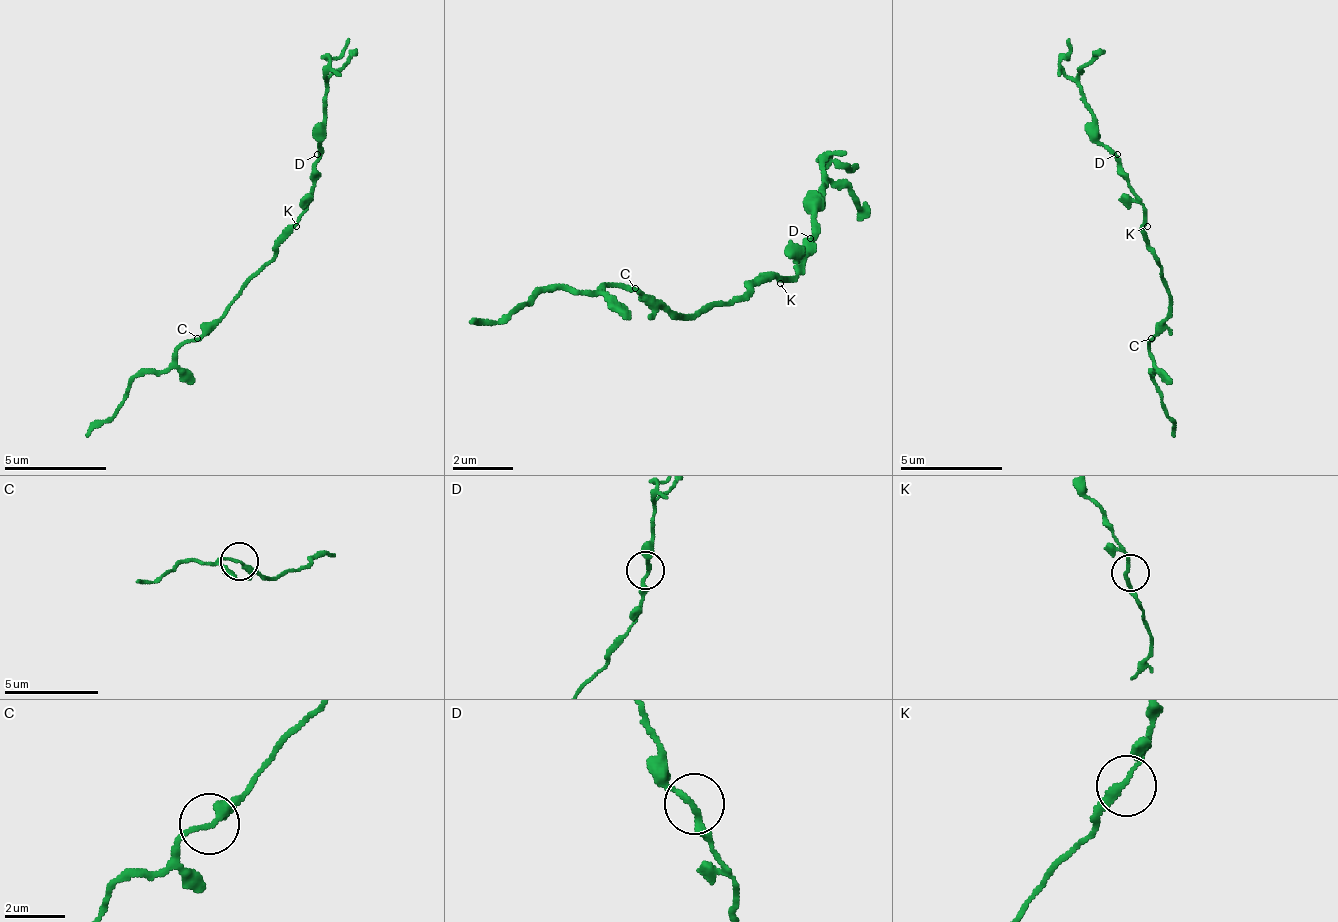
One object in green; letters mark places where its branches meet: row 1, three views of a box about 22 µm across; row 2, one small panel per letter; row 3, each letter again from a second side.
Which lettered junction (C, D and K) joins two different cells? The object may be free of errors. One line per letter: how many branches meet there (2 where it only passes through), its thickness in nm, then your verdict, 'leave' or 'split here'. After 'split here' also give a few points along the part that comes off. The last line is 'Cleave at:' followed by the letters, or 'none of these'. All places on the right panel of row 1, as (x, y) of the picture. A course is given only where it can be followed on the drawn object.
C: 3 | 190 nm | leave
D: 2 | 190 nm | leave
K: 2 | 200 nm | leave
Cleave at: none of these

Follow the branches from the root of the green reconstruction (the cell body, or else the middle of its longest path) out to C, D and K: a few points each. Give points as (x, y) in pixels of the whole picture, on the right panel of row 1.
C: (1158, 262), (1163, 272), (1163, 288), (1168, 293), (1168, 323), (1152, 339)
D: (1158, 262), (1147, 241), (1147, 211), (1132, 190), (1122, 170), (1122, 159), (1117, 154)
K: (1158, 262), (1147, 241), (1147, 226)

